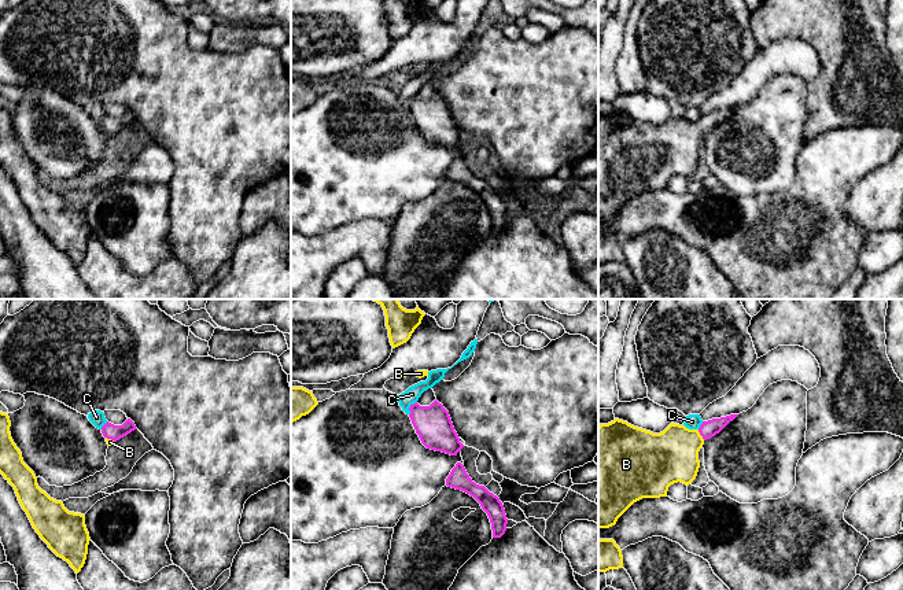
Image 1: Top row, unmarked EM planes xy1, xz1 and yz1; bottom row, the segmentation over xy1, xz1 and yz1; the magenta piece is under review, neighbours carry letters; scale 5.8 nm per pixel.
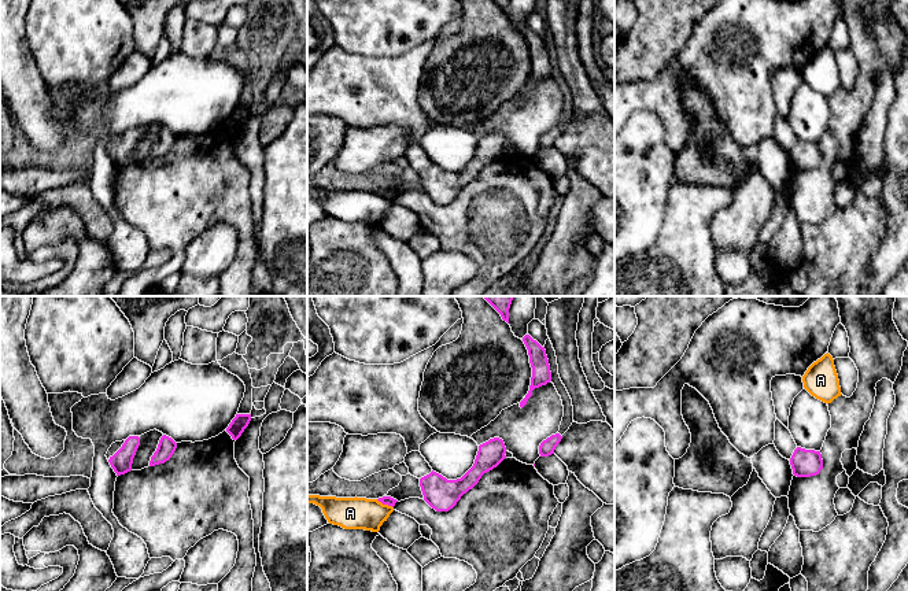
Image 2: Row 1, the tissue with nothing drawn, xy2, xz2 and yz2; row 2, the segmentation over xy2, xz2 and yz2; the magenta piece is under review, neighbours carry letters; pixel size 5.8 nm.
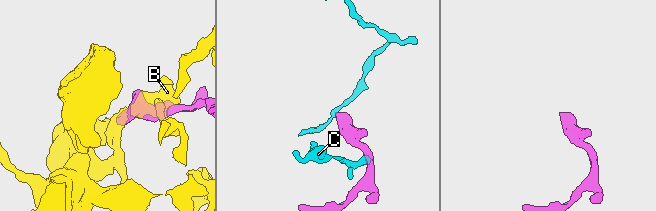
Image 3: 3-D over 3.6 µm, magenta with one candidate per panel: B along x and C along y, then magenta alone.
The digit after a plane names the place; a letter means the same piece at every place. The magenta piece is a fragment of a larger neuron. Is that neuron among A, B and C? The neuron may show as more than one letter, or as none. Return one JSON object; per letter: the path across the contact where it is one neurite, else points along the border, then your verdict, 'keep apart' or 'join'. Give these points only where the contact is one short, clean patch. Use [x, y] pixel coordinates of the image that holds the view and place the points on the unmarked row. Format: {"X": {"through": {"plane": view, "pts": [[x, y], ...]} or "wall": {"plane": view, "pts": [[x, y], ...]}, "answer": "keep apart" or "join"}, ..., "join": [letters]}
{"A": {"wall": {"plane": "xz2", "pts": [[376, 192], [392, 200]]}, "answer": "keep apart"}, "B": {"through": {"plane": "yz1", "pts": [[710, 121], [700, 126], [681, 137], [669, 150]]}, "answer": "join"}, "C": {"wall": {"plane": "xz1", "pts": [[416, 93], [409, 100], [409, 107]]}, "answer": "keep apart"}, "join": ["B"]}

